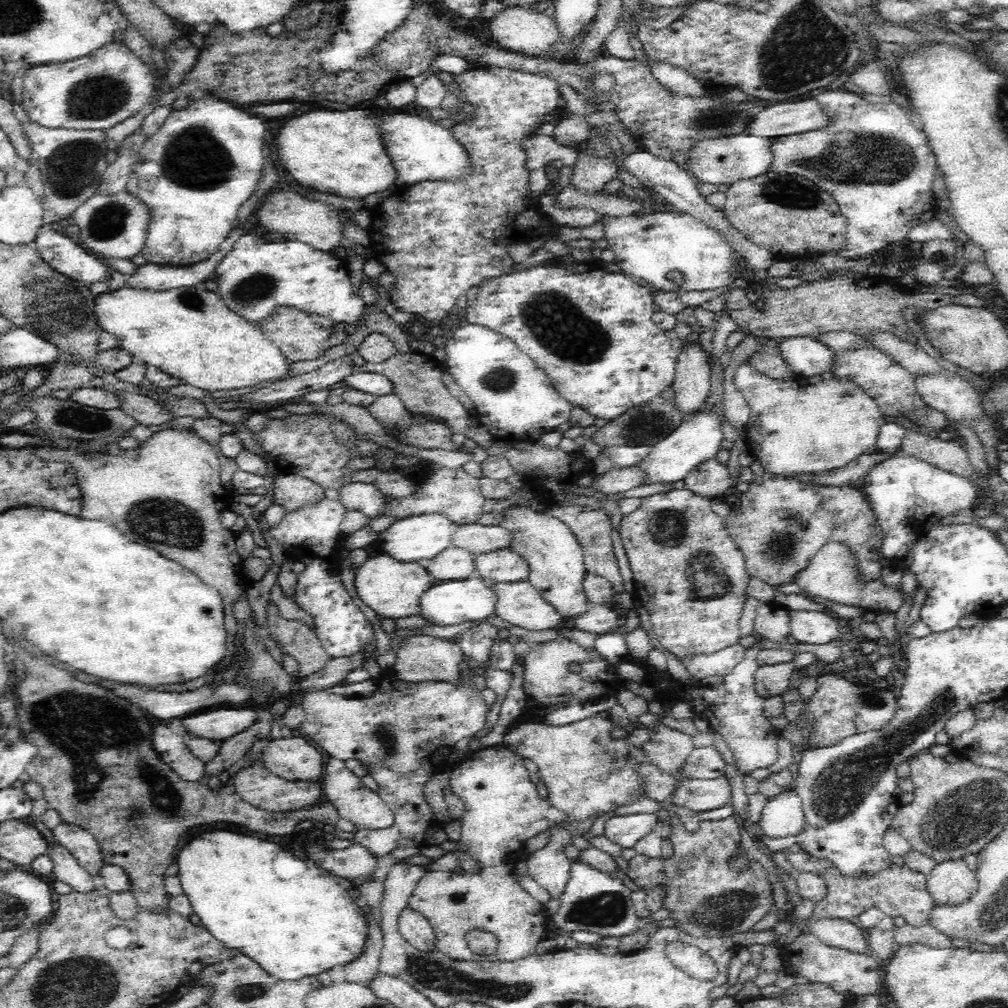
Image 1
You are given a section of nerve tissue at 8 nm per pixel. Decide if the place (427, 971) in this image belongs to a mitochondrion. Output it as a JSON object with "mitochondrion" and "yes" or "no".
{"mitochondrion":"yes"}

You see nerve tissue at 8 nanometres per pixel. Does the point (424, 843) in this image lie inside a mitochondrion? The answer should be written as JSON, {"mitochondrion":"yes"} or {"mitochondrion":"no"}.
{"mitochondrion":"no"}

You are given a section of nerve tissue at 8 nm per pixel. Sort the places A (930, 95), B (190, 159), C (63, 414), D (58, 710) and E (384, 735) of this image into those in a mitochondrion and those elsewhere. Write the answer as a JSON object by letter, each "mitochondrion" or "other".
{"A":"other","B":"mitochondrion","C":"mitochondrion","D":"mitochondrion","E":"mitochondrion"}

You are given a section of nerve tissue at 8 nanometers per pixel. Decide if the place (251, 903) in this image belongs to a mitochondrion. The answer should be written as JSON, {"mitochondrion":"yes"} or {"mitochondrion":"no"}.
{"mitochondrion":"no"}

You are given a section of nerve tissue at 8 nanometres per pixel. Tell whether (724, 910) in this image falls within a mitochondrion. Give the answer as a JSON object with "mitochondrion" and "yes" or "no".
{"mitochondrion":"yes"}

